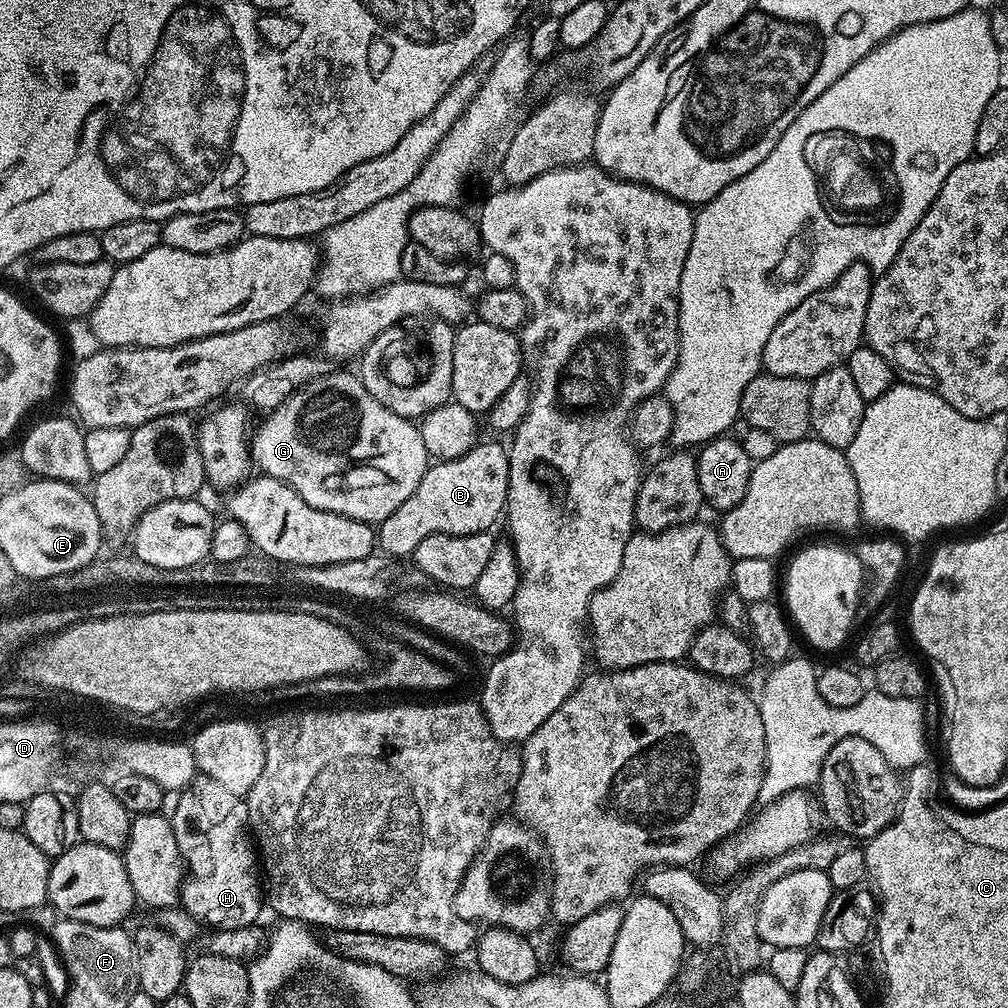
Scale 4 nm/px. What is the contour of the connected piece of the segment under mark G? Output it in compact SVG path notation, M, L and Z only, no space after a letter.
M333 370L327 372L324 376L319 376L317 380L312 380L308 384L304 384L301 388L285 396L272 411L265 415L264 421L260 424L260 429L255 429L254 435L250 440L250 460L253 465L260 467L259 471L266 476L273 476L274 479L280 480L301 496L310 506L314 506L318 510L326 510L334 514L342 514L346 518L354 518L361 520L364 524L373 526L379 525L380 521L387 518L394 512L414 492L418 486L418 482L424 477L424 472L430 467L430 457L426 446L420 437L420 431L417 425L413 423L409 417L394 414L394 410L390 410L386 406L382 406L382 402L378 402L378 398L374 398L366 390L366 386L360 381L359 375L348 372L339 372Z

